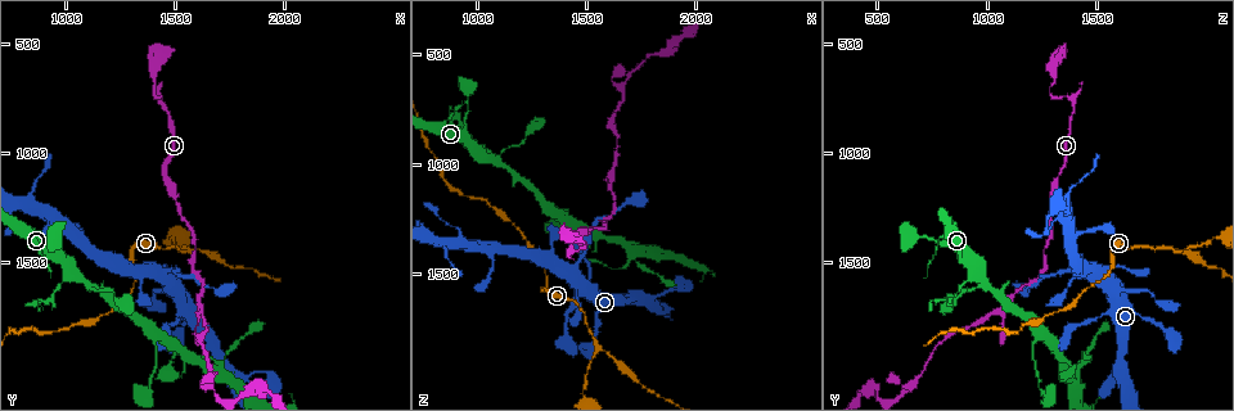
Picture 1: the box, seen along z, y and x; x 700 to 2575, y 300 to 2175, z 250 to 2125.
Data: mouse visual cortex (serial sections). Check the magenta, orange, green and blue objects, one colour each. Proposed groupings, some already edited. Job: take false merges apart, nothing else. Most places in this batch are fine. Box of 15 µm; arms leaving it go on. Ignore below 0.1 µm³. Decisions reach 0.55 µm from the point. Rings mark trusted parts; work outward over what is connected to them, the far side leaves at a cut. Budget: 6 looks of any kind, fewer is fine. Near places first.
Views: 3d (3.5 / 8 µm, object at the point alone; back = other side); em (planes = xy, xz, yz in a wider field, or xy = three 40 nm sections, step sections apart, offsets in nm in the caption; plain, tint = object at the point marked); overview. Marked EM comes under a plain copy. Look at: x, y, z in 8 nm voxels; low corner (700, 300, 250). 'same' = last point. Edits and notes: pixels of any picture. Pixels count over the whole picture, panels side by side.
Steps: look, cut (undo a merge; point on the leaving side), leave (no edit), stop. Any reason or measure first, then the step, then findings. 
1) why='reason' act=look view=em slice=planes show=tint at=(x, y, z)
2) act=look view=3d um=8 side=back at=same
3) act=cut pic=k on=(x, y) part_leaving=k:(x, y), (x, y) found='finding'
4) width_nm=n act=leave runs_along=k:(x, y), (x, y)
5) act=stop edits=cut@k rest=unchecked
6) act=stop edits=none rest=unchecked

why='two arms in line, one across' act=look view=3d um=8 side=back at=(1560, 1450, 1850)

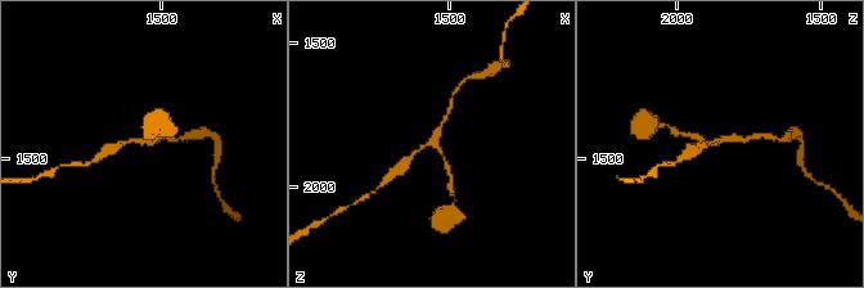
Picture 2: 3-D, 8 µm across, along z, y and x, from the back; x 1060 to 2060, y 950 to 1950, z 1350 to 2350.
why='zoom in' act=look view=3d um=3.5 at=(1570, 1430, 1840)

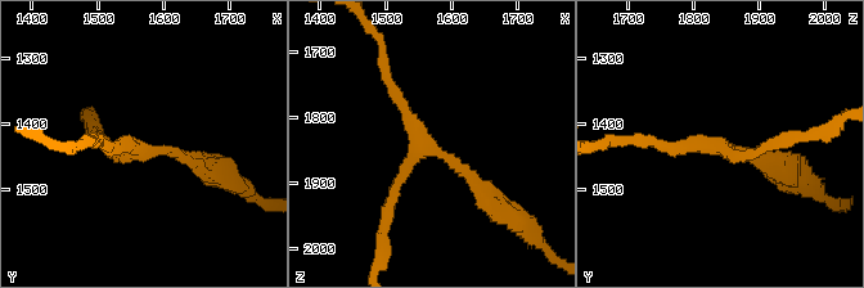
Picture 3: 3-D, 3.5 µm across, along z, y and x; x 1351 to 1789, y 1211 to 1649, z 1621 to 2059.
arms=3 arm_widths_nm=150,150,150 act=look view=em slice=xy step=1 show=tint at=(1560, 1440, 1840)

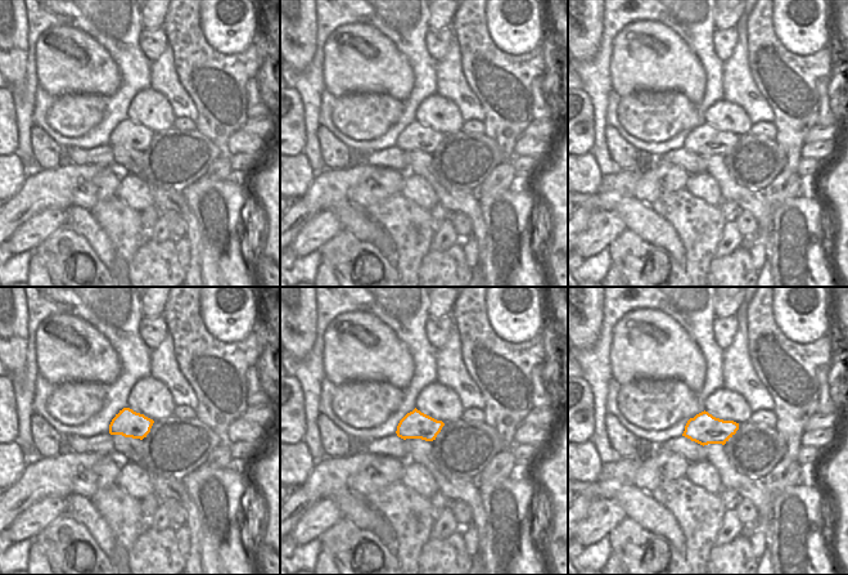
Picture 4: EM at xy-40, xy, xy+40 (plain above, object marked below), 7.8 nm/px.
act=leave runs_along=3:(386, 76), (426, 145), (390, 211) found='continuous, no second cell'

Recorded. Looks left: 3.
why='three arms meet' act=look view=3d um=3.5 at=(1080, 1590, 980)

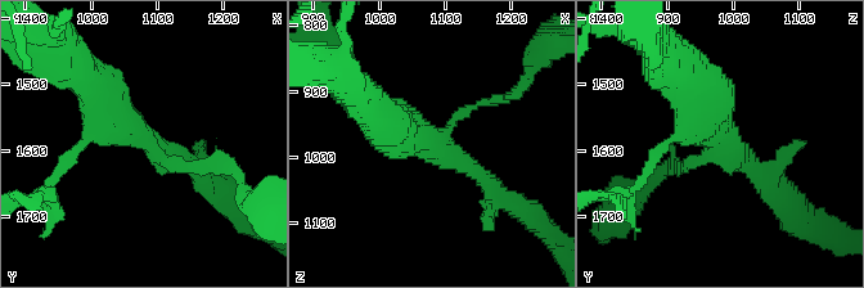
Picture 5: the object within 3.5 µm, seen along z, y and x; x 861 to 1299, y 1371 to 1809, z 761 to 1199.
why='need the tissue' act=look view=em slice=planes show=tint at=(1085, 1590, 980)

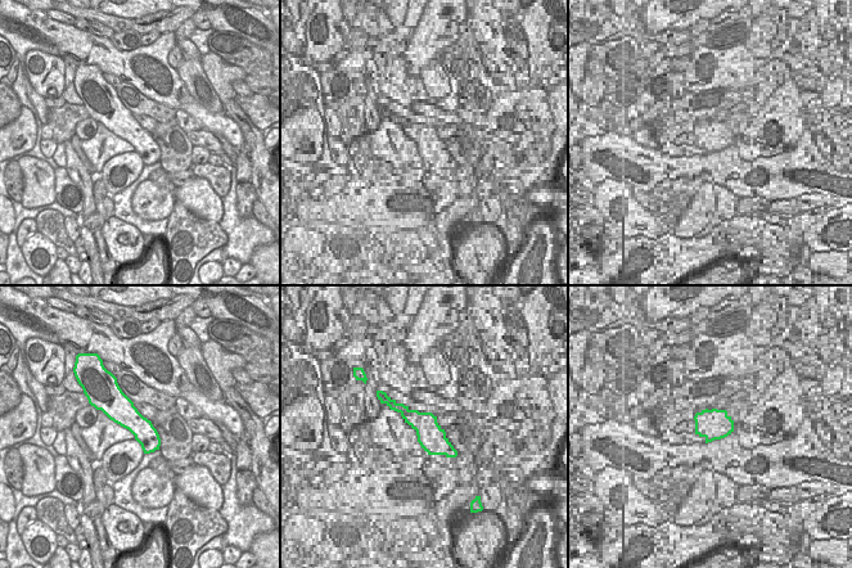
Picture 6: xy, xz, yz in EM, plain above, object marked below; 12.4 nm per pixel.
arm_widths_nm=150,250,500 act=leave found='all the same cell'

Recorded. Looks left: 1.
why='thick turns thin' act=look view=3d um=3.5 at=(1390, 630, 1320)

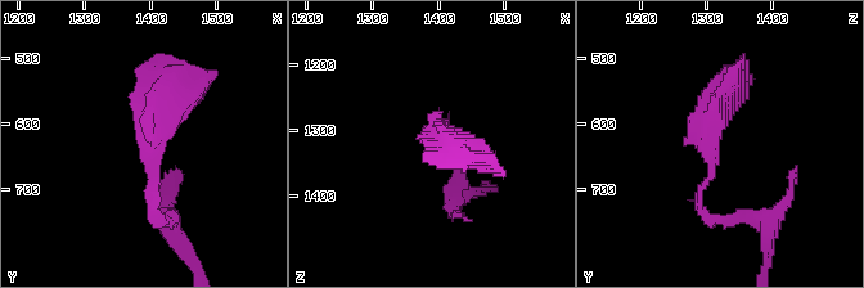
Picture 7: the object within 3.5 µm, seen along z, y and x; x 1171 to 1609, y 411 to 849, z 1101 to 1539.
act=leave runs_along=7:(165, 220), (149, 126), (197, 86) found='continuous, no second cell'

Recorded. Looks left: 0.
act=stop edits=none rest=unchecked

